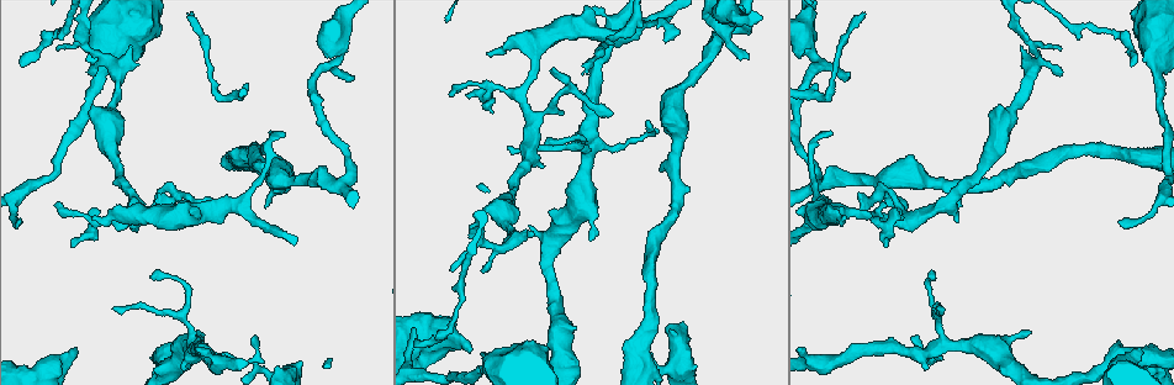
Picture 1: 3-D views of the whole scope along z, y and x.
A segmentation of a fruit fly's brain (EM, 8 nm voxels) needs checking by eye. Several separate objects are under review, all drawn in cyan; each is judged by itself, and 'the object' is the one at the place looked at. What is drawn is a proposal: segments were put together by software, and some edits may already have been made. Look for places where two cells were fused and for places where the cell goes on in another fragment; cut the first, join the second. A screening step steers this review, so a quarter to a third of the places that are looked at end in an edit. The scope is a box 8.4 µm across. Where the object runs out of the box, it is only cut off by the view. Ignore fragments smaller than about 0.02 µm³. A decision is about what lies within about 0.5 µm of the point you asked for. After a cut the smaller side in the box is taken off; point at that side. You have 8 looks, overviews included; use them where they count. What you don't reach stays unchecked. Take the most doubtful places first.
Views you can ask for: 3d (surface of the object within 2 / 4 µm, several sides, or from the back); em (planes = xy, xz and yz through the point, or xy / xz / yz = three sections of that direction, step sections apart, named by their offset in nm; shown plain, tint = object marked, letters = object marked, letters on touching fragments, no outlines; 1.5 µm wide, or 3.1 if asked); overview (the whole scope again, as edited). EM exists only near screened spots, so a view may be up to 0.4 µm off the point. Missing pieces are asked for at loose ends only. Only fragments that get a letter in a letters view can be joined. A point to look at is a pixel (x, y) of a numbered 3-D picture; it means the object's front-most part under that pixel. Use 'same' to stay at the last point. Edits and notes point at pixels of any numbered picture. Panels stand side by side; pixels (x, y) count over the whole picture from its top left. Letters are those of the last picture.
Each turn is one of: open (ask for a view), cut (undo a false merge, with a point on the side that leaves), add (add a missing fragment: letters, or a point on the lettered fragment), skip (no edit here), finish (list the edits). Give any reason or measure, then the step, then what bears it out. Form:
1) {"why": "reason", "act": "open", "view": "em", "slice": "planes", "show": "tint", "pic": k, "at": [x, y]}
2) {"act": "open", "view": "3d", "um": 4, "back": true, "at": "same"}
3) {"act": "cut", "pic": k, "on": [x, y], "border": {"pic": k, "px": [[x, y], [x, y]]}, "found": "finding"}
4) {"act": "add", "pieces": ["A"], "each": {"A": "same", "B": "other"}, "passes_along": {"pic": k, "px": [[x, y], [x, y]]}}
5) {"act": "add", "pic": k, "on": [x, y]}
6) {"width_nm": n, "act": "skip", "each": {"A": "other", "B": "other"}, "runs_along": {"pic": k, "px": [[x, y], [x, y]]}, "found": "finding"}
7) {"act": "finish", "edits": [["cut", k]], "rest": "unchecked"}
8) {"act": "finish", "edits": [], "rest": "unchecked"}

{"why": "an open end", "act": "open", "view": "3d", "um": 4, "pic": 1, "at": [266, 204]}

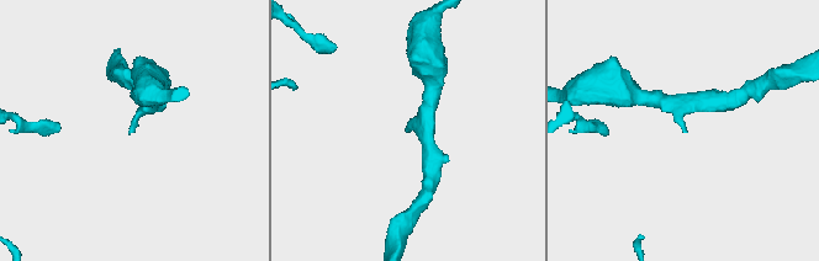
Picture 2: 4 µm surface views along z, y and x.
{"act": "open", "view": "em", "slice": "planes", "show": "tint", "pic": 2, "at": [685, 129]}

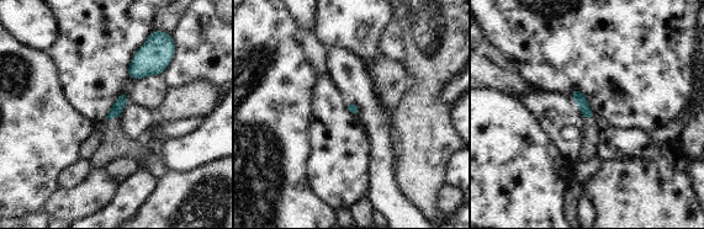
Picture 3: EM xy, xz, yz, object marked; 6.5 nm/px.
{"act": "open", "view": "em", "slice": "planes", "show": "letters", "at": "same"}

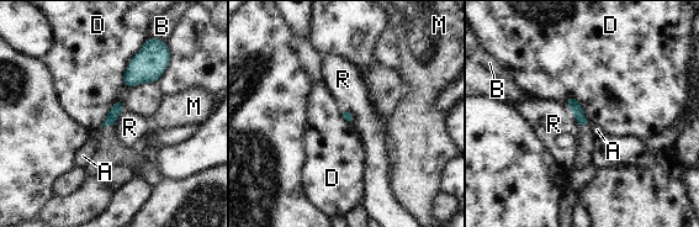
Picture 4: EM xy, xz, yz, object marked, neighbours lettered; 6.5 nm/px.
{"act": "skip", "each": {"A": "other", "B": "other", "D": "other", "M": "other", "R": "other"}, "border": {"pic": 4, "px": [[567, 96], [580, 103], [591, 122]]}, "found": "no lettered fragment goes on from it"}

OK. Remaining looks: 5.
{"why": "thick end", "act": "open", "view": "em", "slice": "planes", "show": "plain", "pic": 1, "at": [1138, 349]}

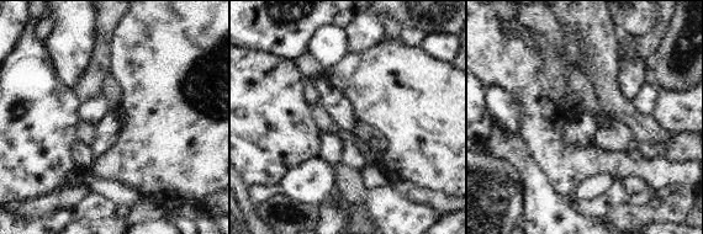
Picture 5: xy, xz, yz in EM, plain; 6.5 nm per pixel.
{"why": "what lies round it", "act": "open", "view": "em", "slice": "planes", "show": "letters", "at": "same"}

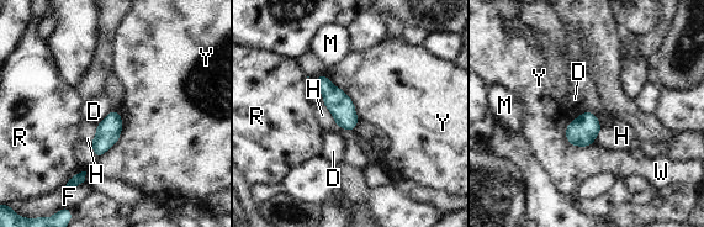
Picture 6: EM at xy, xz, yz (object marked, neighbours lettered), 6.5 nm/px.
{"act": "skip", "each": {"D": "other", "F": "other", "H": "other", "M": "other", "R": "other", "W": "other", "Y": "other"}, "found": "no lettered fragment goes on from it"}

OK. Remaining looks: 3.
{"why": "an open end", "act": "open", "view": "em", "slice": "xy", "step": 4, "show": "tint", "pic": 1, "at": [489, 53]}

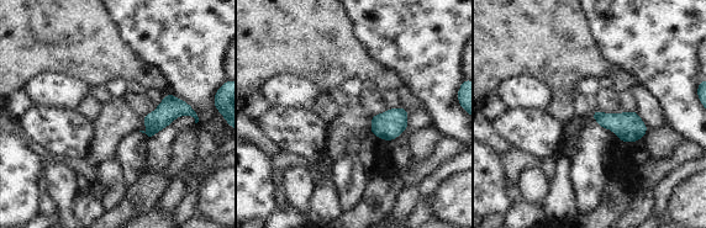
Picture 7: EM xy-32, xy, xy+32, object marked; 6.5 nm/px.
{"act": "open", "view": "em", "slice": "planes", "show": "letters", "at": "same"}

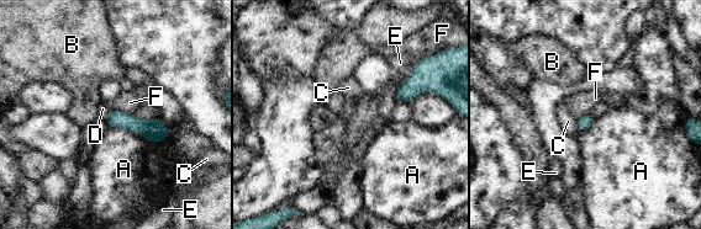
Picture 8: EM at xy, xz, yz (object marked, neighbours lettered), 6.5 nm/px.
{"act": "skip", "each": {"A": "other", "B": "other", "C": "other", "D": "other", "E": "other", "F": "other"}, "border": {"pic": 8, "px": [[112, 110], [105, 121]]}, "found": "no lettered fragment goes on from it"}

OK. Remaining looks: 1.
{"act": "finish", "edits": [], "rest": "unchecked"}

